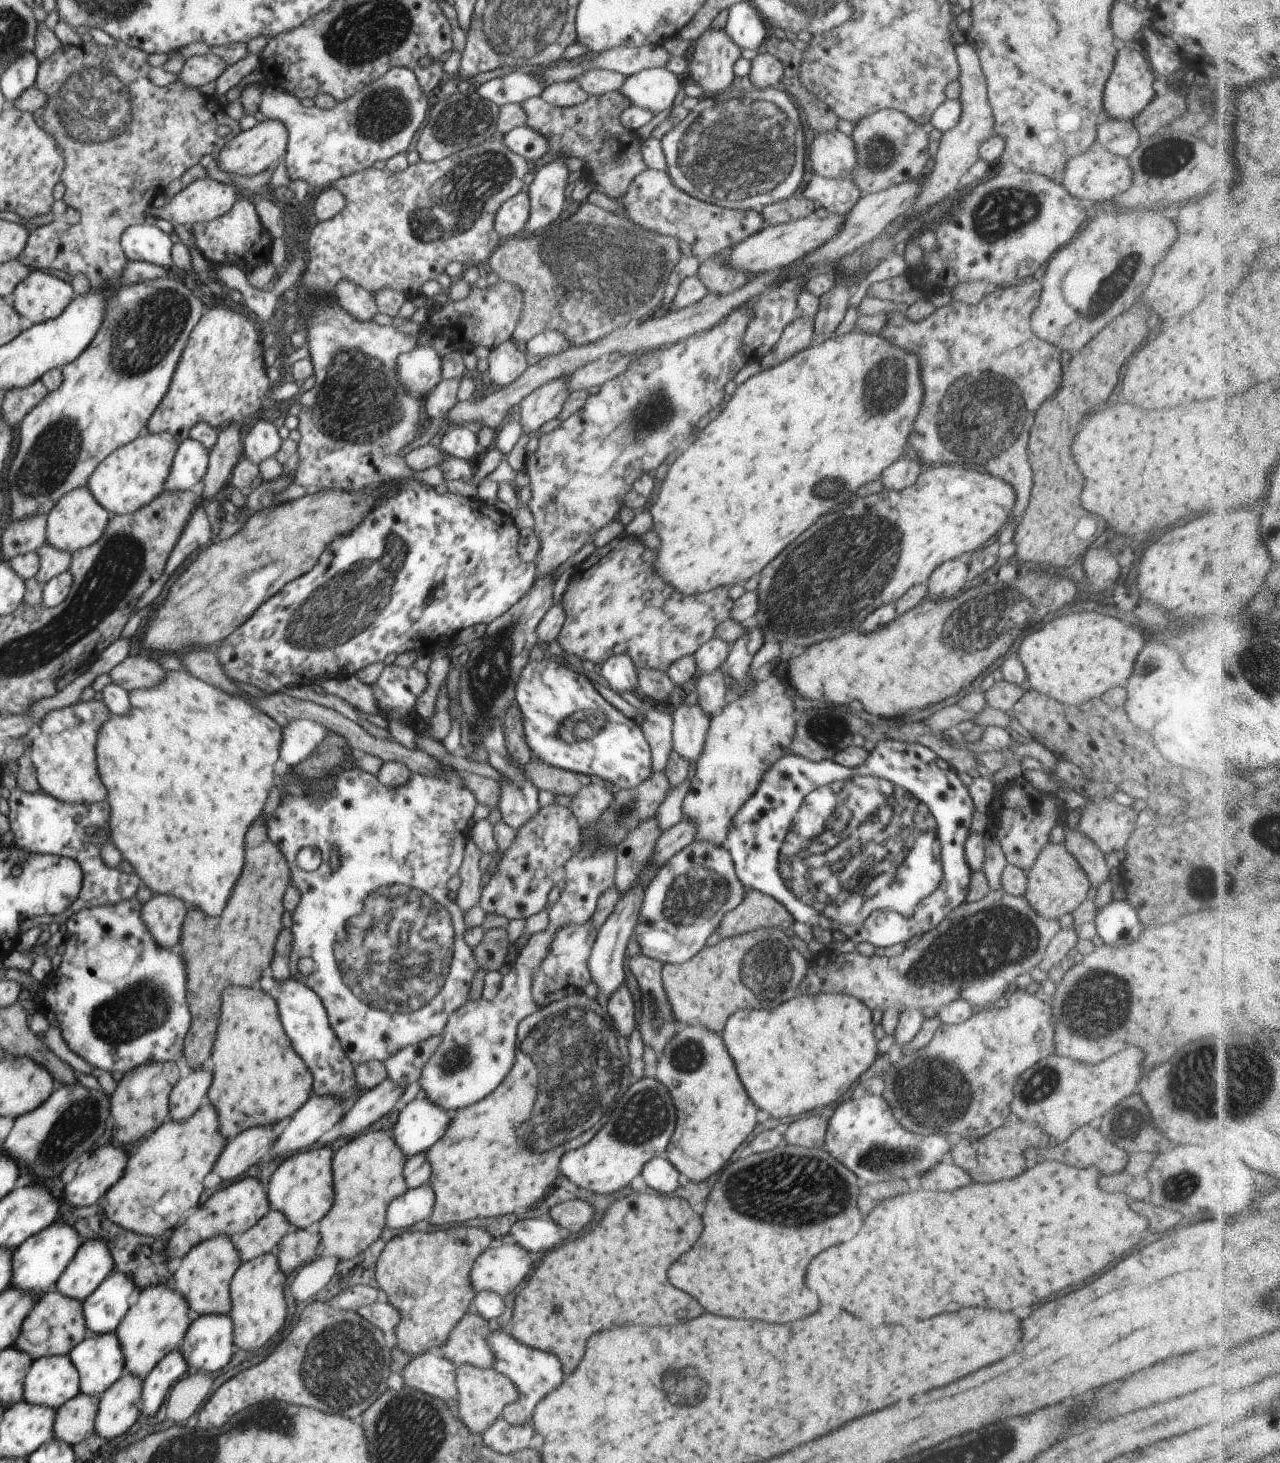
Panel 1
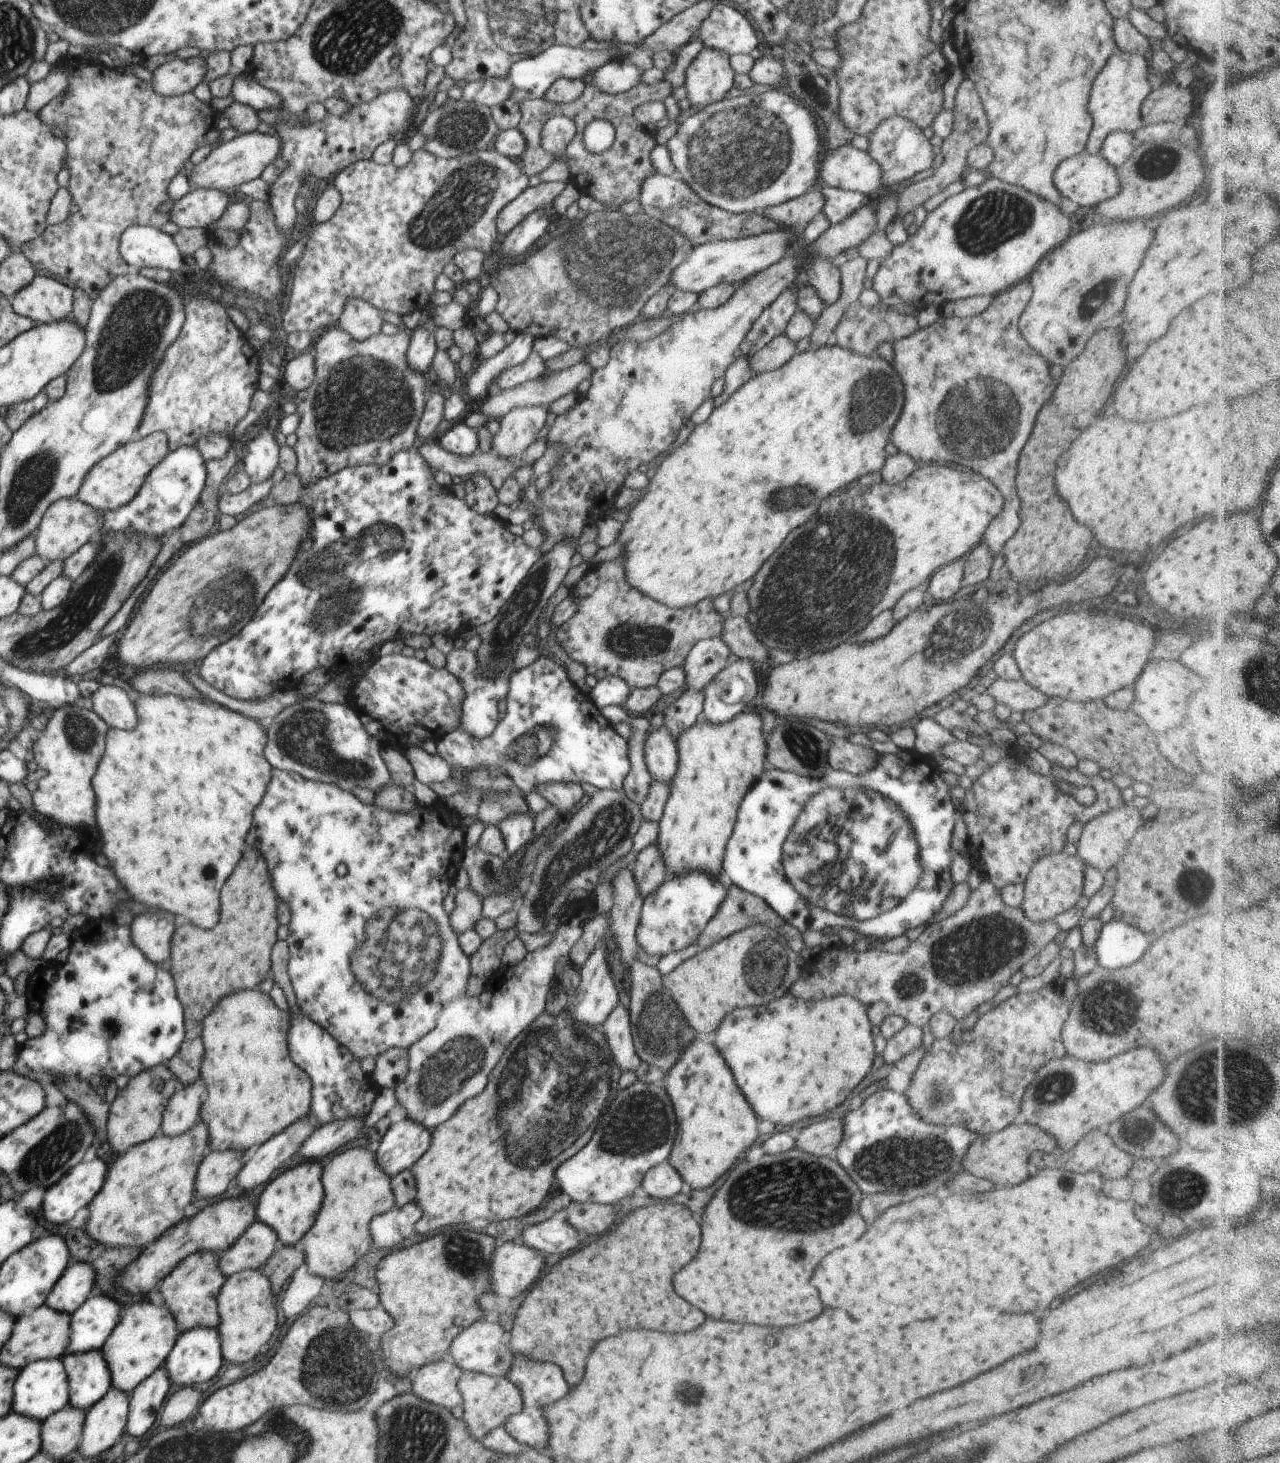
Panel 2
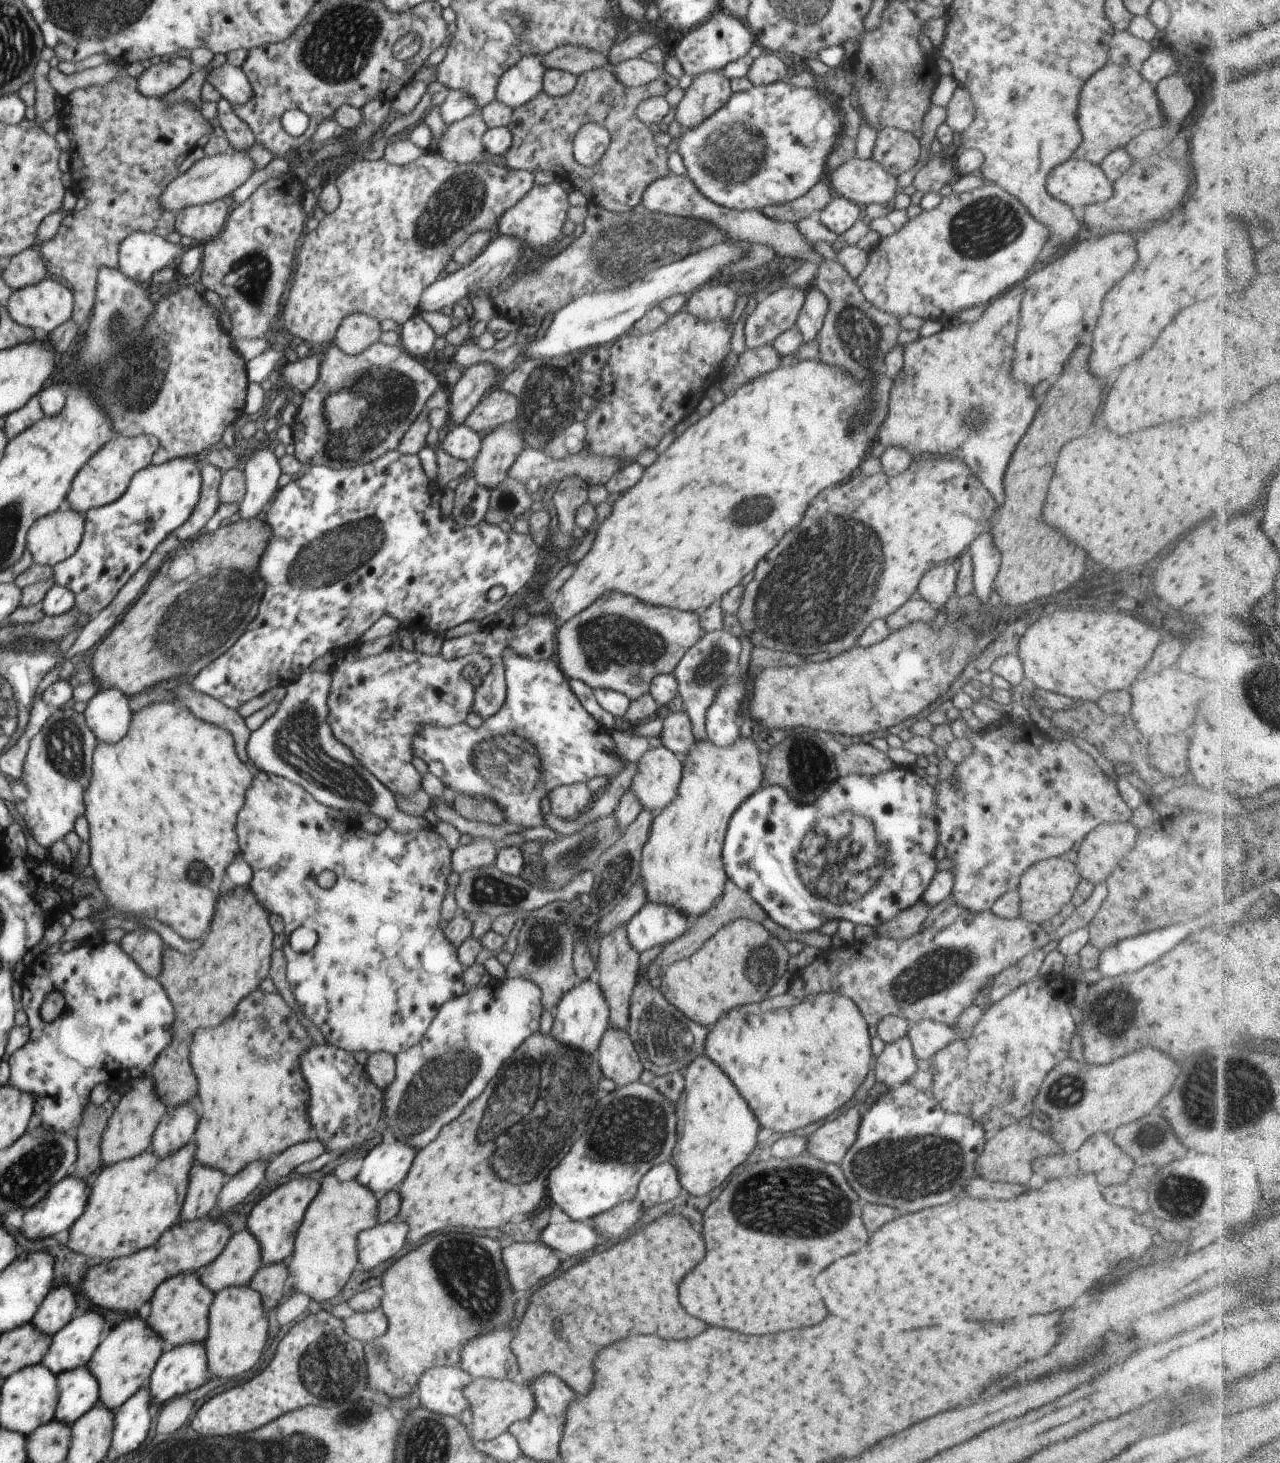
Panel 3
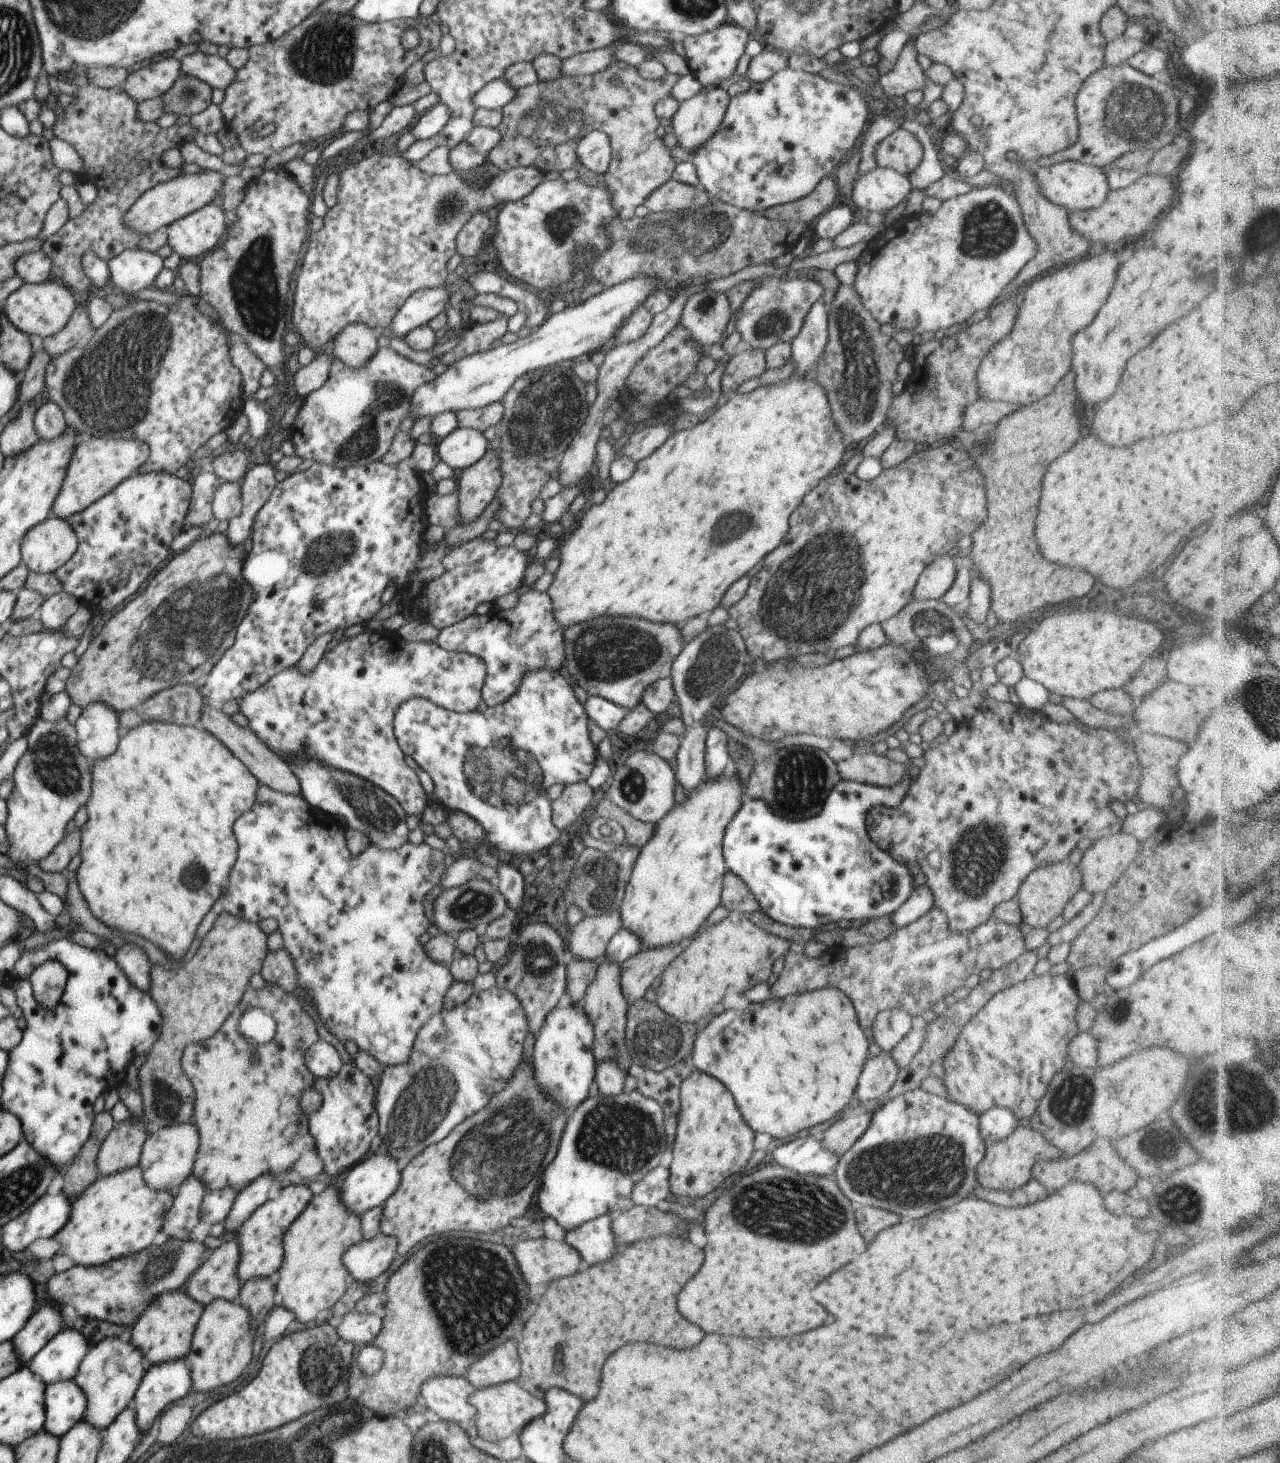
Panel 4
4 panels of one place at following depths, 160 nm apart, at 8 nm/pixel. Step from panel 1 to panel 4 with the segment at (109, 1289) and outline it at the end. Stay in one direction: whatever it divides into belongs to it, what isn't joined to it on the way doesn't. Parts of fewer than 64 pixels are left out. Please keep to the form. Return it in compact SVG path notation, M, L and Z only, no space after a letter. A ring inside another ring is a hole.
M70 1327L56 1333L28 1362L28 1368L45 1384L72 1380L92 1347L89 1340Z

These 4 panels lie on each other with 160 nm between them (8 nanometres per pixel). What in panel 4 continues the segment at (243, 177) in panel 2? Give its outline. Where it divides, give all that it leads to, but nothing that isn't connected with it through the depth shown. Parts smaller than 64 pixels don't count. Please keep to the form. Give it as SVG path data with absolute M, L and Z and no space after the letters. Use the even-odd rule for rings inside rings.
M202 169L198 173L178 175L169 181L158 183L140 196L128 209L124 215L125 225L136 233L147 235L156 232L158 228L168 226L175 220L184 218L208 203L212 203L222 192L224 177L221 172Z

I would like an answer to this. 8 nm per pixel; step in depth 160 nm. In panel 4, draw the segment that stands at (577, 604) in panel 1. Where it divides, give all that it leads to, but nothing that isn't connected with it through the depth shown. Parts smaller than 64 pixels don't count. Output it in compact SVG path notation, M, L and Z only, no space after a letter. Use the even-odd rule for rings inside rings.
M598 616L590 622L570 625L563 632L565 662L563 671L574 685L581 686L589 695L611 700L615 705L631 711L642 702L643 692L653 682L671 676L671 666L685 645L681 629L674 623L652 624L640 618Z

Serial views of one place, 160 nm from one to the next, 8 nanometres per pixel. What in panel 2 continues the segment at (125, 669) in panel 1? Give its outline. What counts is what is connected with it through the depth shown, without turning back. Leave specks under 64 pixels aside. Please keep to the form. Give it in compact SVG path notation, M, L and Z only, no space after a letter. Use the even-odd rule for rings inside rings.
M152 668L152 670L140 670L136 676L127 682L142 695L174 695L186 700L188 698L208 700L178 669Z

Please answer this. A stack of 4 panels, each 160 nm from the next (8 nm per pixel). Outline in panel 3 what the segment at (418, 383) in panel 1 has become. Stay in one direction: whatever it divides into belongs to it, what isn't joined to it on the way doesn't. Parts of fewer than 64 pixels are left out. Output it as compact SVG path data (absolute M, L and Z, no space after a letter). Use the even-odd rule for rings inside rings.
M420 314L409 318L399 332L399 344L413 357L424 356L433 350L436 342L434 330L426 323Z

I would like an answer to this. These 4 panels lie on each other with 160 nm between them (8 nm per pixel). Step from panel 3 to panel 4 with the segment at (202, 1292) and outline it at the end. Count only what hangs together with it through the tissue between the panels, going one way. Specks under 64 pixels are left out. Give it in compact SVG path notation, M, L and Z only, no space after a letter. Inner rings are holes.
M183 1288L163 1292L136 1318L136 1322L129 1328L127 1338L134 1346L140 1348L150 1366L186 1358L191 1351L193 1334L204 1307L188 1296Z

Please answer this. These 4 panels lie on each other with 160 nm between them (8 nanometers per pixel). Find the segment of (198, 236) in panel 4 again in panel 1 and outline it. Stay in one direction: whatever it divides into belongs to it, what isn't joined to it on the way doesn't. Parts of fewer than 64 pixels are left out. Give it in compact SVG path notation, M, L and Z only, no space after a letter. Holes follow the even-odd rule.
M208 175L190 183L172 201L153 210L155 216L178 224L208 222L226 214L239 198L232 185L214 180Z

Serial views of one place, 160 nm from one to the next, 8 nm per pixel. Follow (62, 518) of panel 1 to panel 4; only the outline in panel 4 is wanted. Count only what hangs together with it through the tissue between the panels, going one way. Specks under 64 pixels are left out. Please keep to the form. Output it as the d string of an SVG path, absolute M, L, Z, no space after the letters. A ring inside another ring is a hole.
M50 516L22 539L21 562L32 572L55 573L74 556L78 545L77 534L67 519Z

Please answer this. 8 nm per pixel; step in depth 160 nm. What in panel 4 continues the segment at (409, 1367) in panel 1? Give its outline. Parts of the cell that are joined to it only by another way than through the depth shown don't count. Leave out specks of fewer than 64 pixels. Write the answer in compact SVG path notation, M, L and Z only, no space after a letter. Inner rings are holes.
M436 1376L427 1378L421 1386L420 1402L428 1409L438 1414L445 1421L454 1421L467 1425L475 1418L477 1408L469 1403L469 1396L475 1391L474 1386L465 1376Z

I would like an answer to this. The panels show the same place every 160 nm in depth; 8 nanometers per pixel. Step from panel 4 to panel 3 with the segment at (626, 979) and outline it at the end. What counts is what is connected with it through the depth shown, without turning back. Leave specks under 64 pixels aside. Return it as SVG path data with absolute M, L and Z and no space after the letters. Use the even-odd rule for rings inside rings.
M728 879L725 884L723 895L718 901L712 905L705 913L699 917L693 918L692 924L687 928L687 931L679 938L673 941L670 945L663 948L657 956L656 962L662 970L665 970L670 965L674 965L677 961L688 959L705 945L707 940L710 940L716 932L728 923L740 919L754 920L762 924L763 920L769 918L769 914L752 898L752 895L737 886L733 880Z

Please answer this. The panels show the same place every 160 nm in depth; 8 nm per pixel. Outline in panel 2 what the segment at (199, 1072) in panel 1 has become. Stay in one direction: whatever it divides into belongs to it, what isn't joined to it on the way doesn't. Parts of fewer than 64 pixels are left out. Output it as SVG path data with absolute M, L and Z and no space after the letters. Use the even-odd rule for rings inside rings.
M198 1079L194 1084L178 1085L163 1112L161 1133L164 1136L182 1136L196 1122L200 1121L202 1102L206 1096L204 1081Z

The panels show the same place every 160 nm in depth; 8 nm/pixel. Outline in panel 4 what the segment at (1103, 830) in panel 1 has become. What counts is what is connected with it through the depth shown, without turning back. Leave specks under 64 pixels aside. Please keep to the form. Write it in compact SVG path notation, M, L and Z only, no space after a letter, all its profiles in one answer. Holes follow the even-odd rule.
M1122 831L1093 839L1078 865L1083 887L1090 894L1106 892L1134 862L1142 851L1140 848L1142 842Z

